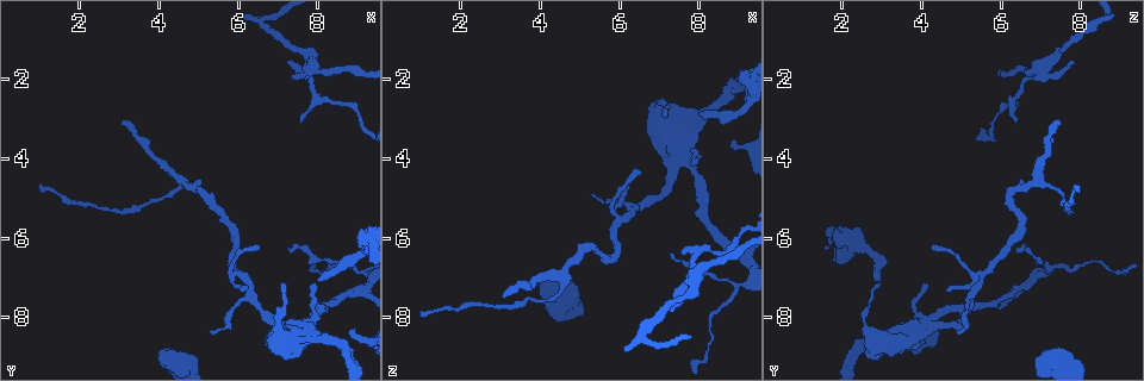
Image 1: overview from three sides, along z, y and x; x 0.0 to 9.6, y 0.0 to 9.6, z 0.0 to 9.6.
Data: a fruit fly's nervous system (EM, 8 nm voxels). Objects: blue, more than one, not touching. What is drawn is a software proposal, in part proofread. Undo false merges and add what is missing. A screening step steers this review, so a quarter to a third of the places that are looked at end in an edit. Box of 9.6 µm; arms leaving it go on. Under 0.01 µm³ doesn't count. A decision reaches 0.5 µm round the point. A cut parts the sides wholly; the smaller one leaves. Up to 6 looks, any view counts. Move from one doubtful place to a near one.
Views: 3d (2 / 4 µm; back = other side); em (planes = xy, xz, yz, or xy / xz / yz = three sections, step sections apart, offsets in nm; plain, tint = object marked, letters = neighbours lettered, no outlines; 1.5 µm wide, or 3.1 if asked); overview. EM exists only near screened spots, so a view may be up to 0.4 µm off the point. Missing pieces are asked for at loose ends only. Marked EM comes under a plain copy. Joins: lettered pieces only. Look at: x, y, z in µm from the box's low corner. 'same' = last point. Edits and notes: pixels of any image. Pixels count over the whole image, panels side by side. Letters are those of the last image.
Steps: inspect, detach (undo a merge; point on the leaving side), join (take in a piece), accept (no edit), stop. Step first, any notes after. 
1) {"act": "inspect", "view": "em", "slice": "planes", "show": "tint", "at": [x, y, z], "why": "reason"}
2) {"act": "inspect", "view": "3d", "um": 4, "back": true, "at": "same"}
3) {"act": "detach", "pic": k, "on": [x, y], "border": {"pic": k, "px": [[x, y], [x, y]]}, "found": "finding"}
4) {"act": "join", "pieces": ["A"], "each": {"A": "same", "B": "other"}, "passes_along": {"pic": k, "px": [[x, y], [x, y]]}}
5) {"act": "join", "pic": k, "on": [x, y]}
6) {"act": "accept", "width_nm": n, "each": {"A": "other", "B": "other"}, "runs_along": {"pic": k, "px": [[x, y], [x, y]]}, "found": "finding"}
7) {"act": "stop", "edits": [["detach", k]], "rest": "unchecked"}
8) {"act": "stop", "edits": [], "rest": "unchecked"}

{"act": "inspect", "view": "em", "slice": "planes", "show": "letters", "at": [7.45, 8.25, 4.15], "why": "three arms meet"}

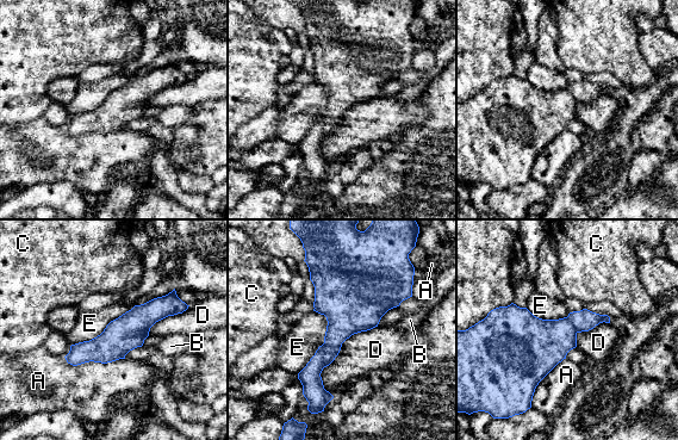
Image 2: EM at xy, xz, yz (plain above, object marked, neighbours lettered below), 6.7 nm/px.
{"act": "accept", "width_nm": 240, "each": {"A": "other", "B": "other", "C": "other", "D": "other", "E": "other"}, "found": "all the same neuron"}

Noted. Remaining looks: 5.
{"act": "inspect", "view": "3d", "um": 4, "at": [1.00, 4.70, 7.90], "why": "long arm stops here"}

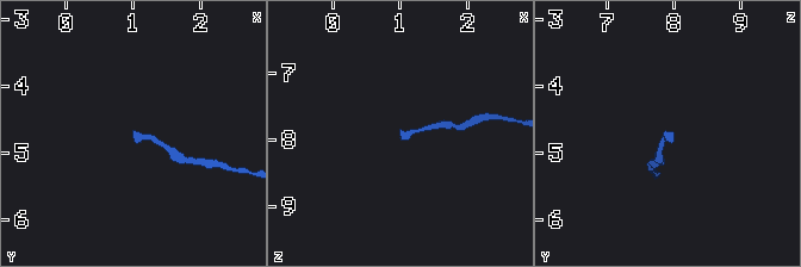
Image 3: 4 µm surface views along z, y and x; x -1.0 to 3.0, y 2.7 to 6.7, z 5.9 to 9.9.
{"act": "inspect", "view": "em", "slice": "planes", "show": "letters", "at": [1.00, 4.70, 7.90]}

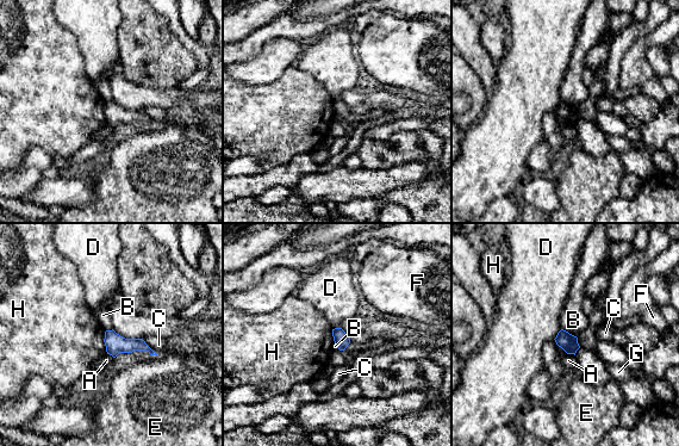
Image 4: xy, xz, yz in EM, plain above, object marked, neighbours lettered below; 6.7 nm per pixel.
{"act": "accept", "width_nm": 100, "longest_contact_nm": ["C", 160], "each": {"A": "other", "B": "other", "C": "other", "D": "other", "E": "other", "F": "other", "G": "other", "H": "other"}, "found": "none of them fits"}

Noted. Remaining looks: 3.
{"act": "inspect", "view": "3d", "um": 2, "back": true, "at": [5.25, 4.95, 6.25], "why": "abrupt turn"}

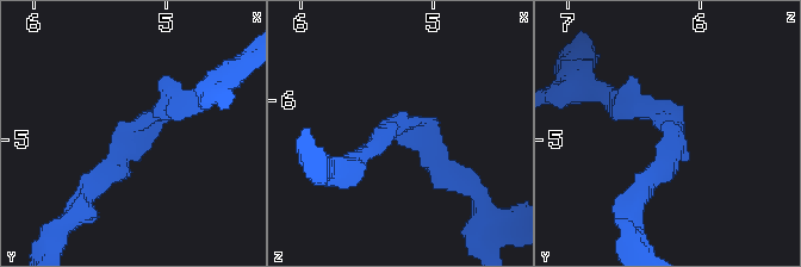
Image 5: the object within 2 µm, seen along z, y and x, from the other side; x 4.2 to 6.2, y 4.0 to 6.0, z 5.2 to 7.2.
{"act": "inspect", "view": "em", "slice": "yz", "step": 8, "show": "tint", "at": [5.24, 4.92, 6.22]}

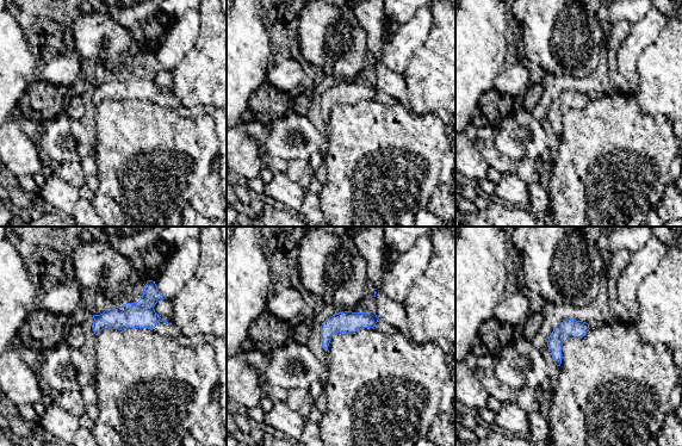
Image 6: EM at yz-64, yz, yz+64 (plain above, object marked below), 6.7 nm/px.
{"act": "inspect", "view": "em", "slice": "planes", "show": "letters", "at": "same", "why": "cut it another way"}

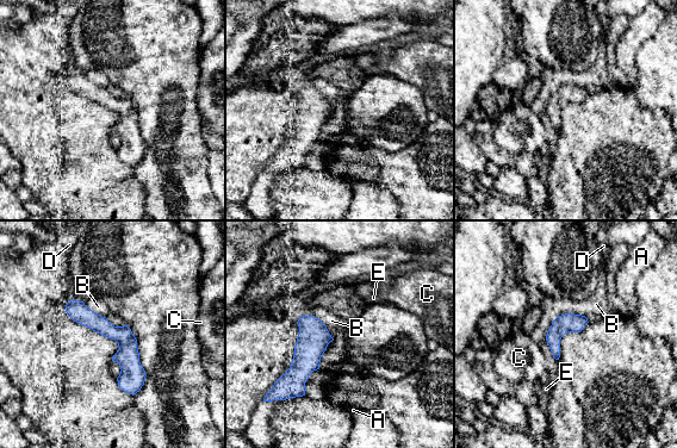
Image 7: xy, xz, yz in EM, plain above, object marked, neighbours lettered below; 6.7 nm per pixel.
{"act": "accept", "width_nm": 60, "longest_contact_nm": ["B", 320], "each": {"A": "other", "B": "other", "C": "other", "D": "other", "E": "other"}, "found": "all the same neuron"}

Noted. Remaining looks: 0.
{"act": "stop", "edits": [], "rest": "unchecked"}

